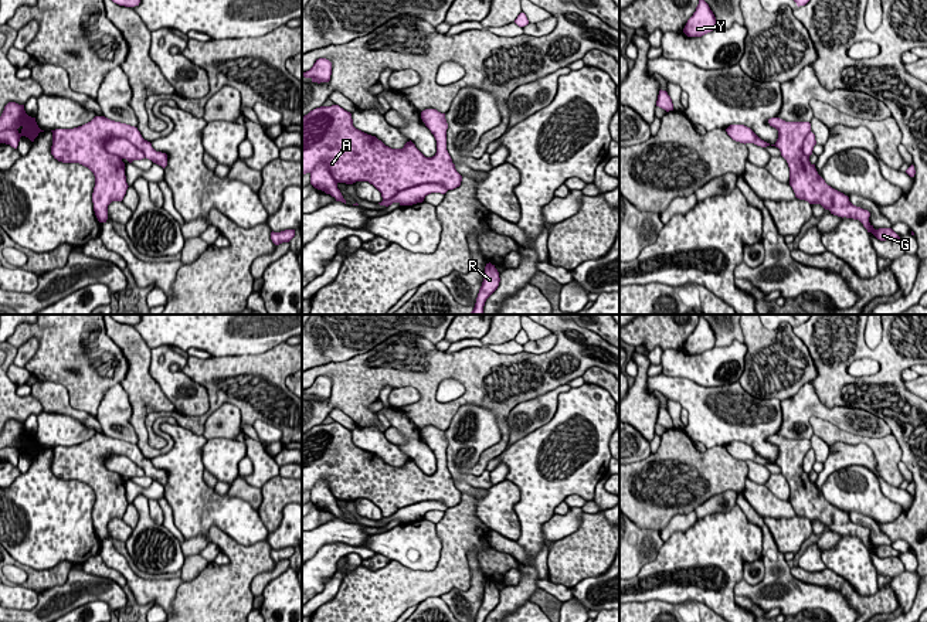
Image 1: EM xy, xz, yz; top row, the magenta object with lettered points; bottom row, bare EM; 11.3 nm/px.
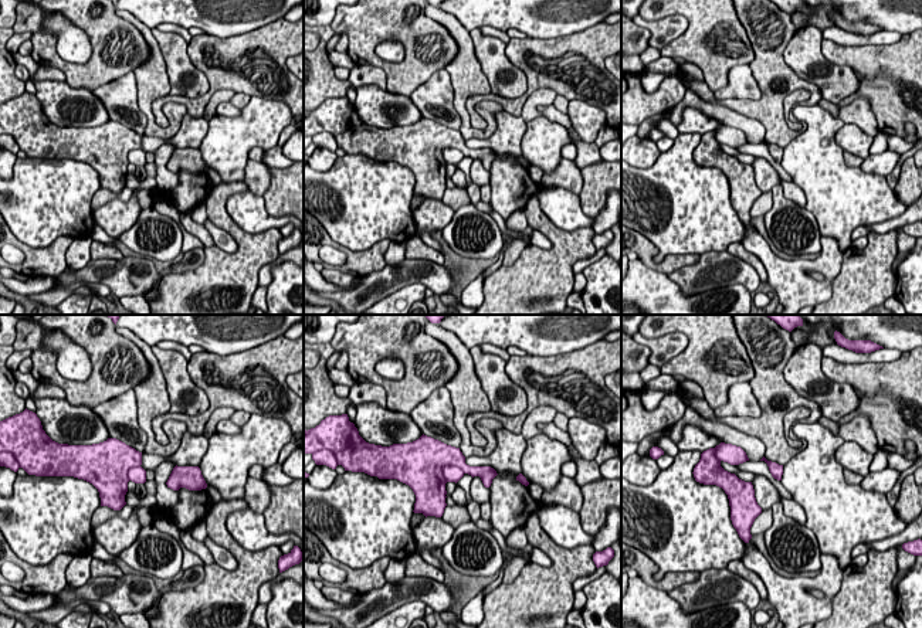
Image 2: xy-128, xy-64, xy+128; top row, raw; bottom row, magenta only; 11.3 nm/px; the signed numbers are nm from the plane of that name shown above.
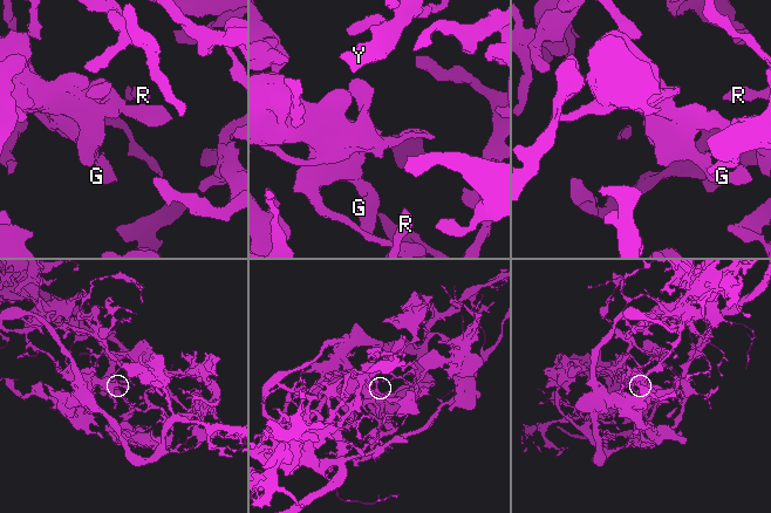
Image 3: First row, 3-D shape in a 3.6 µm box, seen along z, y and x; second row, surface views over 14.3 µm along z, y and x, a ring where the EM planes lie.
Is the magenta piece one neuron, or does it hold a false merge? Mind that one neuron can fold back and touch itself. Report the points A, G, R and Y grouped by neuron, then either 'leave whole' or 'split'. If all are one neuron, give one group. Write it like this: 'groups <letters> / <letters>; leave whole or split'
groups A G / R Y; split

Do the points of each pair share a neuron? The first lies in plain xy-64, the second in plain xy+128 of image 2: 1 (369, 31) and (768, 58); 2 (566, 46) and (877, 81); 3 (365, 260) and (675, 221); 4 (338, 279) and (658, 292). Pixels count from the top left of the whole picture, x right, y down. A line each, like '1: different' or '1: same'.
1: same
2: same
3: different
4: same

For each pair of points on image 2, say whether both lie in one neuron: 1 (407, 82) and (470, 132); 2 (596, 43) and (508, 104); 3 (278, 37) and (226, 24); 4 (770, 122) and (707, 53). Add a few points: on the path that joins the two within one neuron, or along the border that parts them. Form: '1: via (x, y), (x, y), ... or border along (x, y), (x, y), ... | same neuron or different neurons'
1: via (413, 36), (434, 19), (451, 30), (461, 85) | same neuron
2: via (570, 44), (558, 50), (536, 71), (532, 87) | same neuron
3: border along (282, 17), (246, 33), (219, 37) | different neurons
4: via (770, 95), (768, 75), (745, 53), (734, 53) | same neuron

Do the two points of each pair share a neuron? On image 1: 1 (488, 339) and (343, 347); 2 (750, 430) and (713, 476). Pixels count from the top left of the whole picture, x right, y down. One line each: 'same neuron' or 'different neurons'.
1: different neurons
2: different neurons

